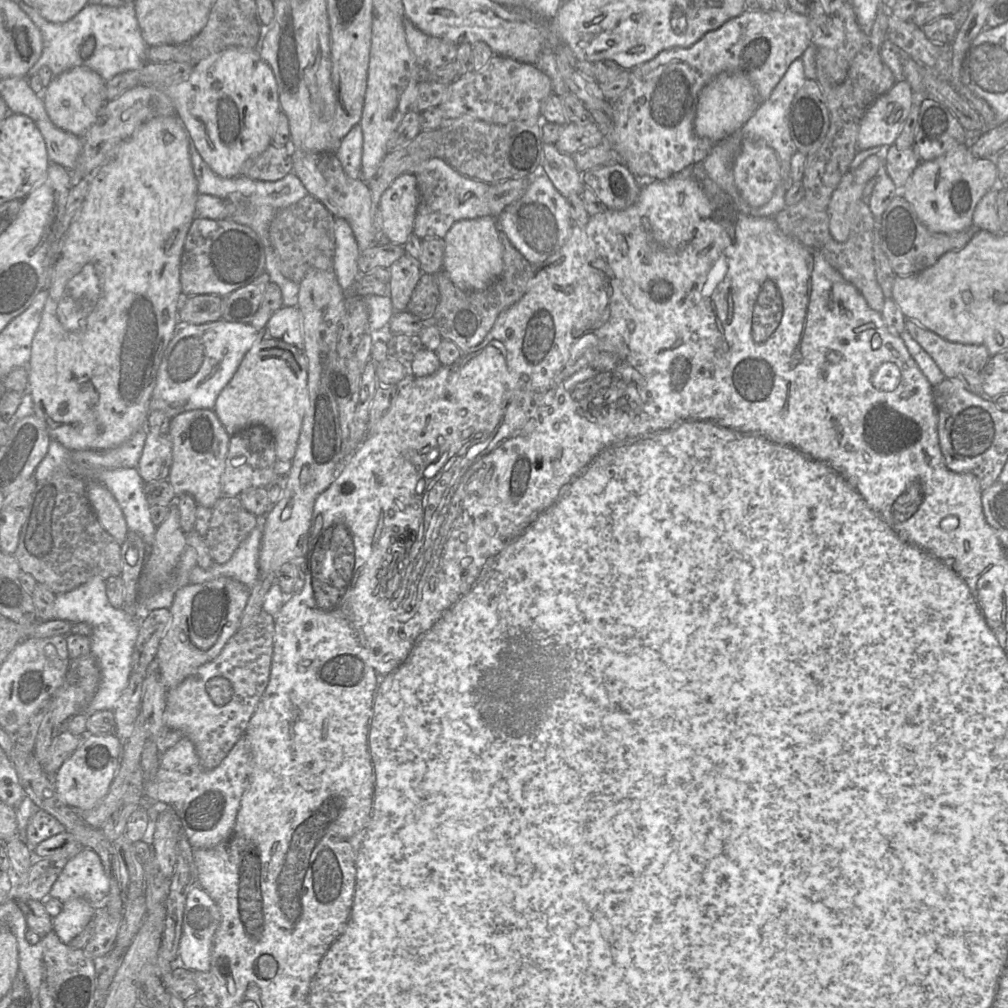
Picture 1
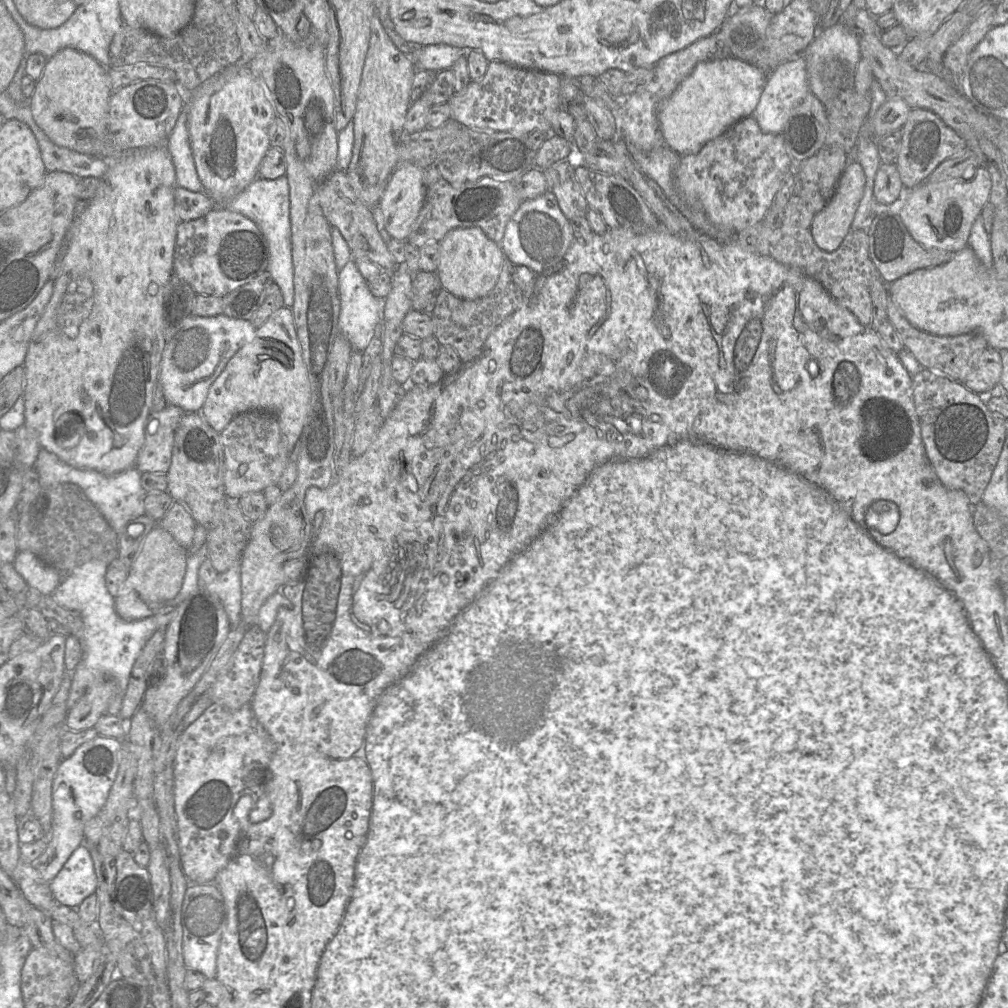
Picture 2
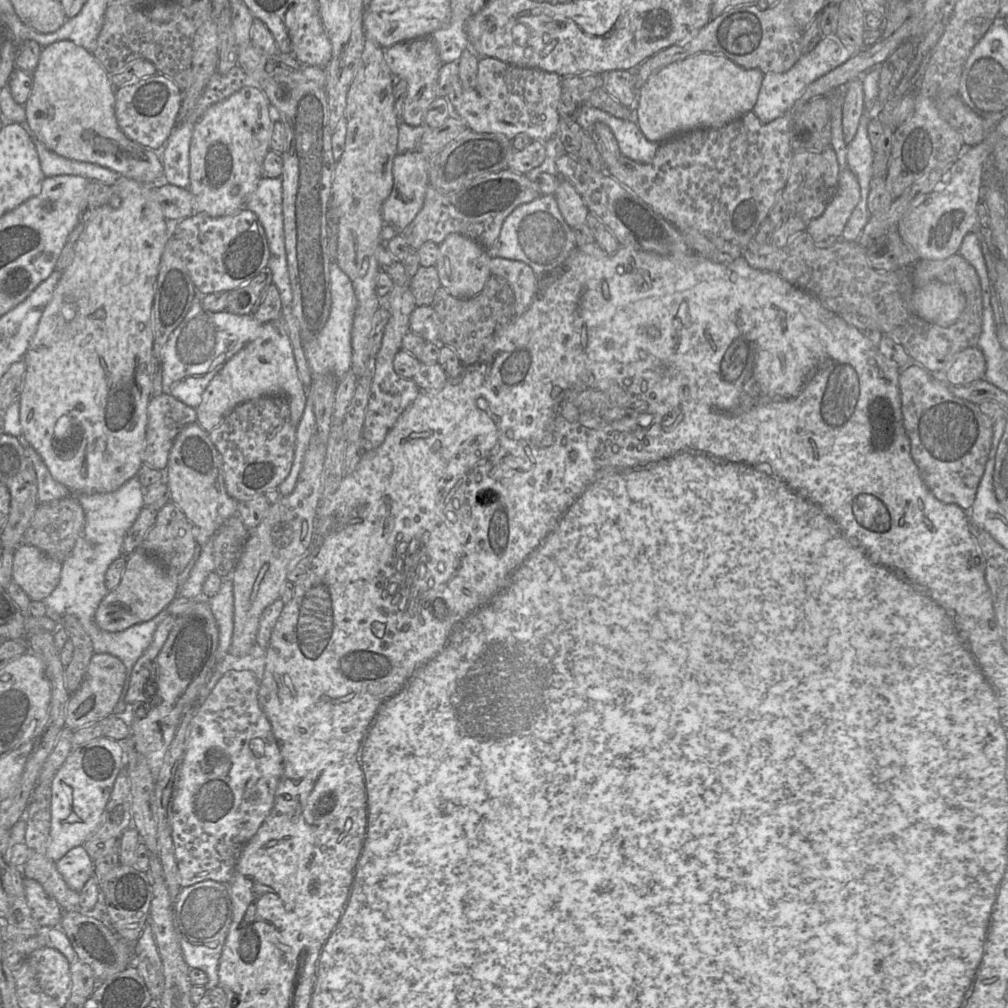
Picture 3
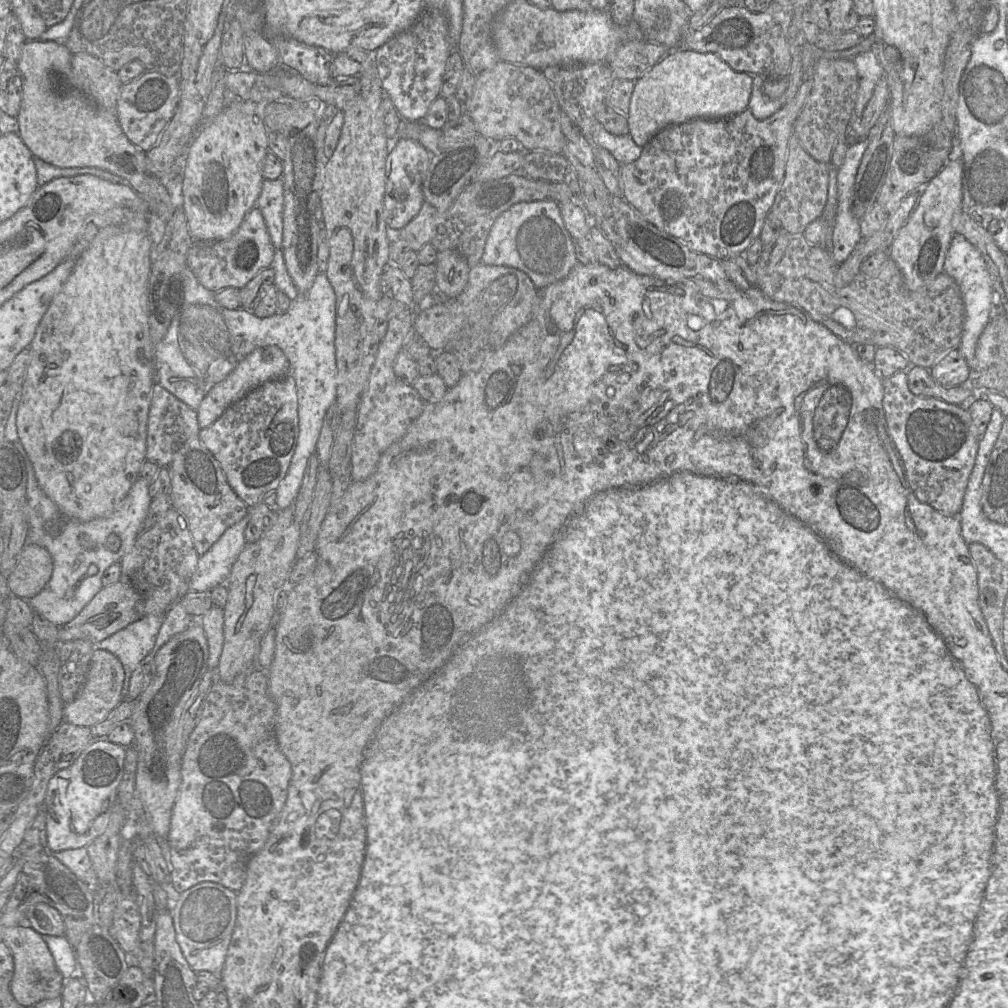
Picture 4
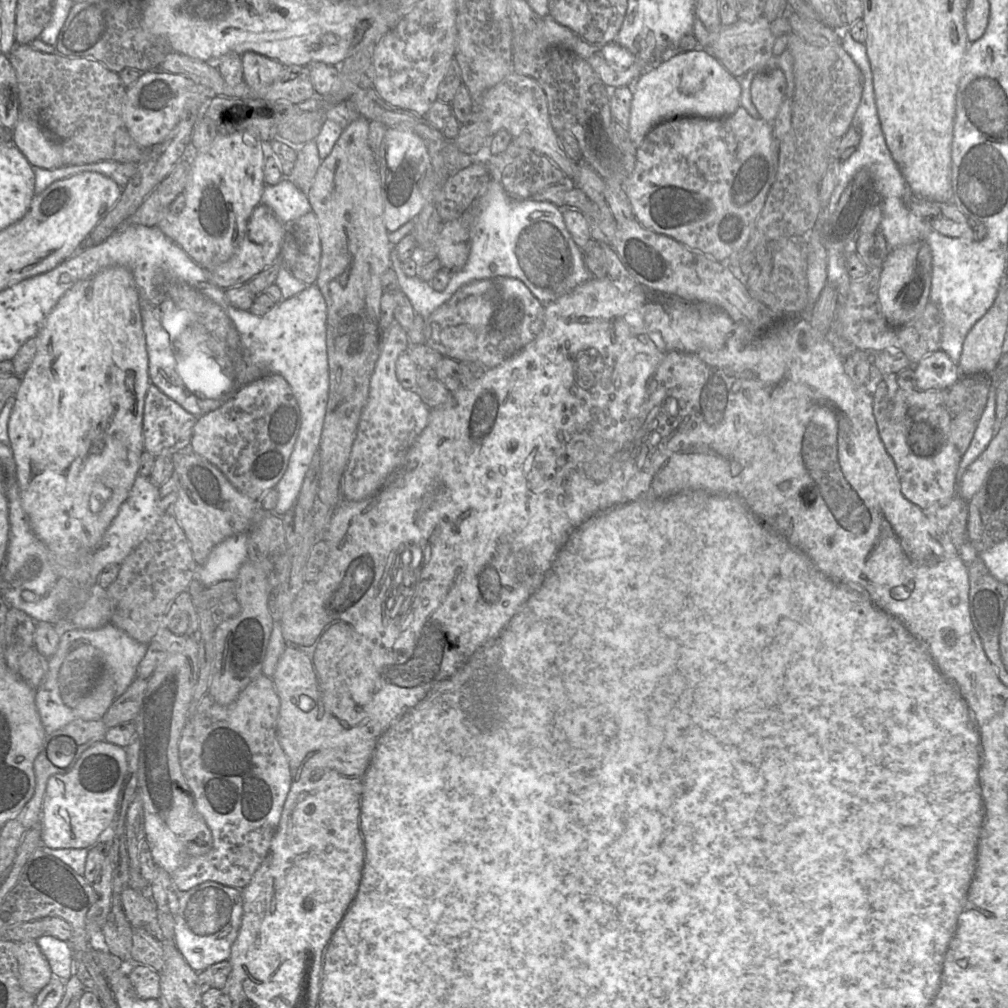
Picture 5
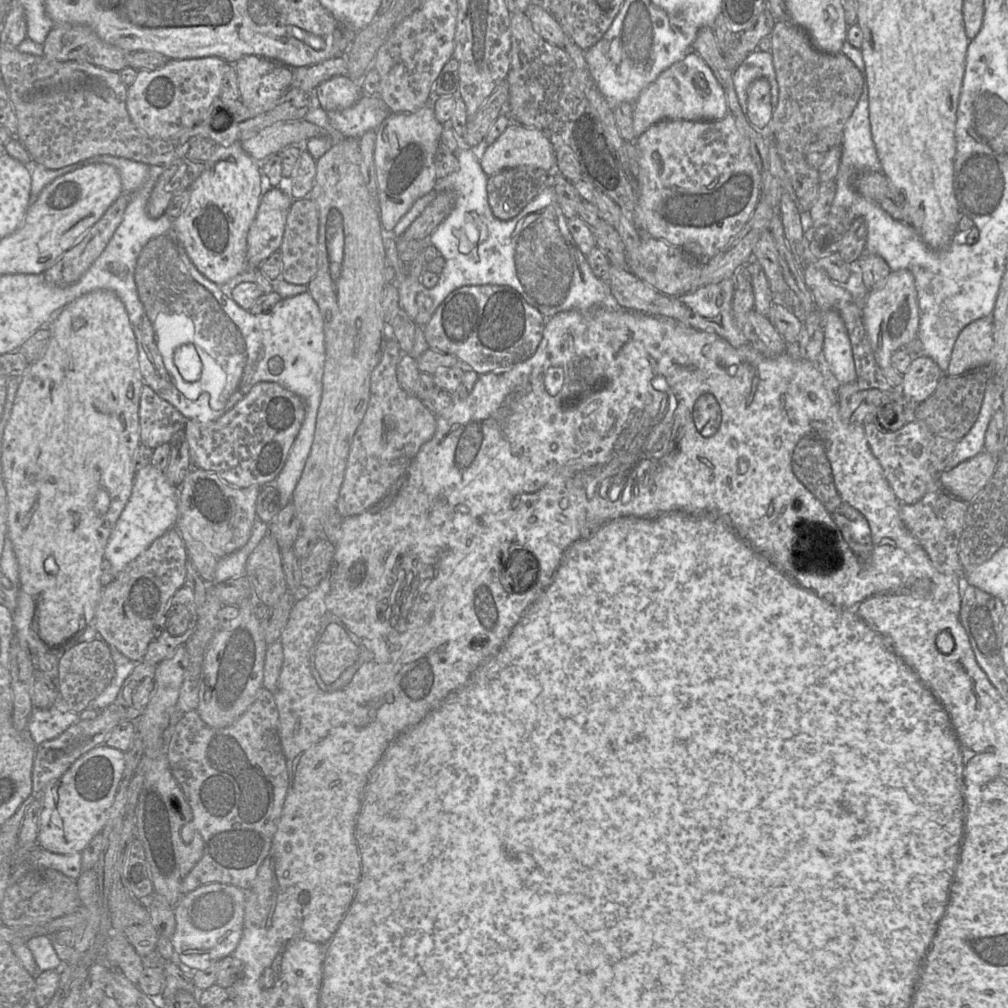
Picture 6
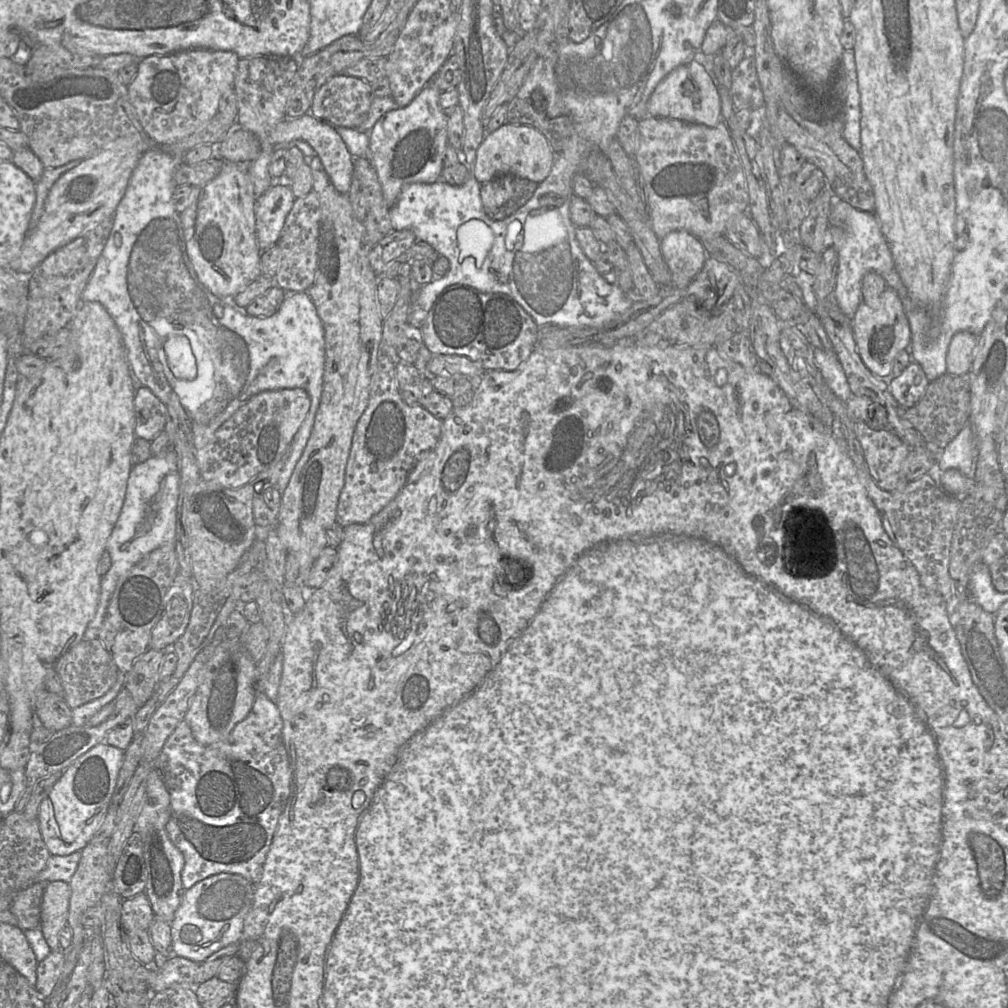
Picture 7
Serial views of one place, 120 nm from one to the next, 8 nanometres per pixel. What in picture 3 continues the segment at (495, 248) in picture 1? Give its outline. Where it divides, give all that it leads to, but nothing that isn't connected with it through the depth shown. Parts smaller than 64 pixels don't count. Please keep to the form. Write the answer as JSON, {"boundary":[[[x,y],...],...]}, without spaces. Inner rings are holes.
{"boundary":[[[458,233],[449,234],[438,246],[435,264],[440,286],[457,299],[472,298],[479,294],[491,276],[492,256],[470,238]]]}

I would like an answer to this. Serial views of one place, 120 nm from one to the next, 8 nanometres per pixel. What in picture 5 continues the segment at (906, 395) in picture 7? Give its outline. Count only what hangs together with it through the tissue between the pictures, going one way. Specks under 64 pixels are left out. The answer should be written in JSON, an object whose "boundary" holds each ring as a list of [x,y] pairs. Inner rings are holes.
{"boundary":[[[942,350],[925,356],[913,366],[915,386],[920,391],[947,389],[961,377],[958,365]]]}

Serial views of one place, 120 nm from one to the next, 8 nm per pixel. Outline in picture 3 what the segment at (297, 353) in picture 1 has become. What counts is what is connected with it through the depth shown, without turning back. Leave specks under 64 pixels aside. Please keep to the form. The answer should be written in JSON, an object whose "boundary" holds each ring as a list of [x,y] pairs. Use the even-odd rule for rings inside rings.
{"boundary":[[[279,317],[264,324],[260,336],[235,354],[212,378],[196,408],[196,422],[210,433],[238,405],[276,395],[286,399],[291,423],[297,428],[306,405],[307,390],[299,378],[289,335]]]}

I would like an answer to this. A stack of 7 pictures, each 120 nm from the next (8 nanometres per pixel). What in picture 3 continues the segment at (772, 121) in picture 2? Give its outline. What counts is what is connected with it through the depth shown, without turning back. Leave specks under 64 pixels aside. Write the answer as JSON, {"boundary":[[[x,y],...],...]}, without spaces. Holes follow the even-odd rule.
{"boundary":[[[835,34],[823,37],[809,53],[802,55],[788,71],[784,73],[769,72],[764,74],[752,112],[754,112],[762,123],[768,123],[781,117],[792,108],[808,85],[845,63],[858,51],[860,50],[845,46]]]}

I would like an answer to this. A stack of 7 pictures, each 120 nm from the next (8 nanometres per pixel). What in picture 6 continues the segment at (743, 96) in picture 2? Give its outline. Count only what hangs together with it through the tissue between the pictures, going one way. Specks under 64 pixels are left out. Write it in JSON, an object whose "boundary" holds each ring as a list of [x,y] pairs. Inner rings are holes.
{"boundary":[[[697,53],[686,54],[684,59],[663,71],[640,93],[633,108],[635,139],[661,120],[715,121],[728,114],[728,103],[724,89],[710,67]]]}

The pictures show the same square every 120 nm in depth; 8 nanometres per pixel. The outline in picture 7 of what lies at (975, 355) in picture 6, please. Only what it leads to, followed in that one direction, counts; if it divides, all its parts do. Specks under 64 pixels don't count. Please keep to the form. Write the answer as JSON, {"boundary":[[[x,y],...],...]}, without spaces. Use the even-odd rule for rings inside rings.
{"boundary":[[[967,331],[957,333],[951,340],[946,358],[947,374],[959,376],[970,373],[978,336]]]}

